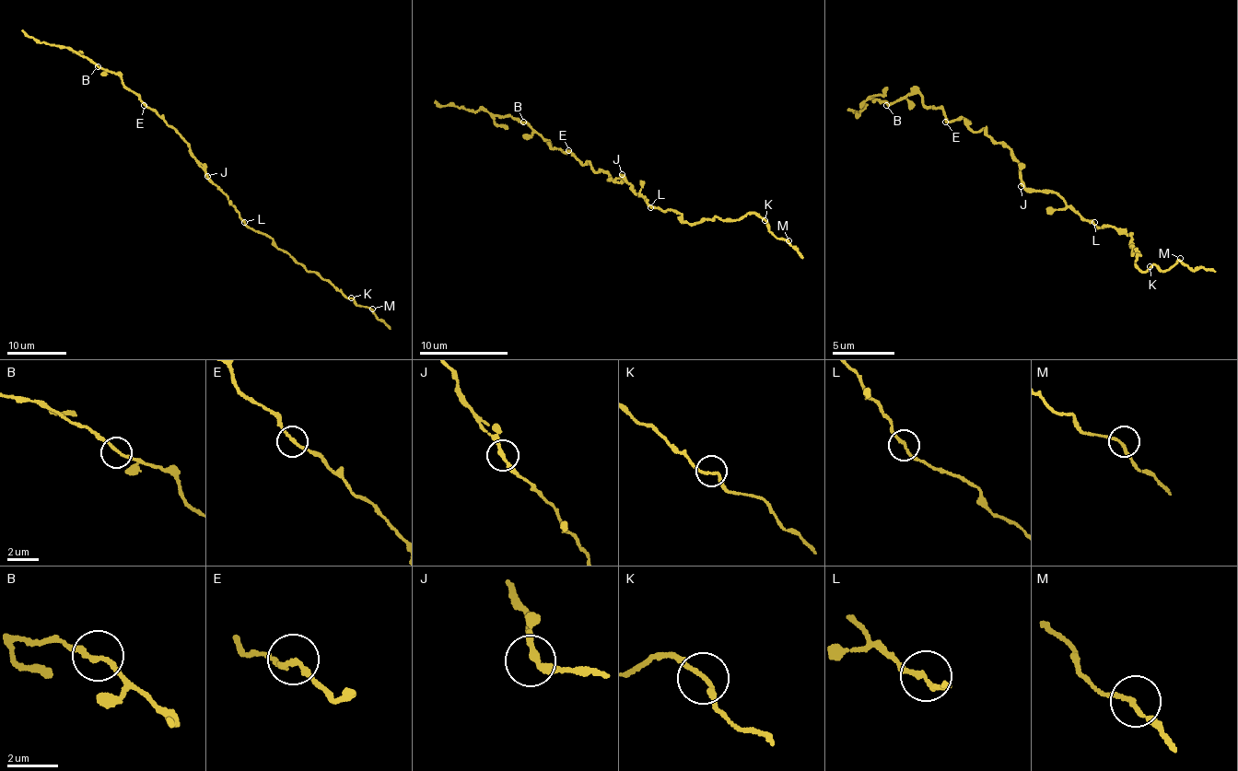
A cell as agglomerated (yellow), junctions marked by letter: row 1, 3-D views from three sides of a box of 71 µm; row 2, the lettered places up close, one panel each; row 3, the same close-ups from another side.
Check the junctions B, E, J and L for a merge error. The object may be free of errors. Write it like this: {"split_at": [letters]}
{"split_at": []}

